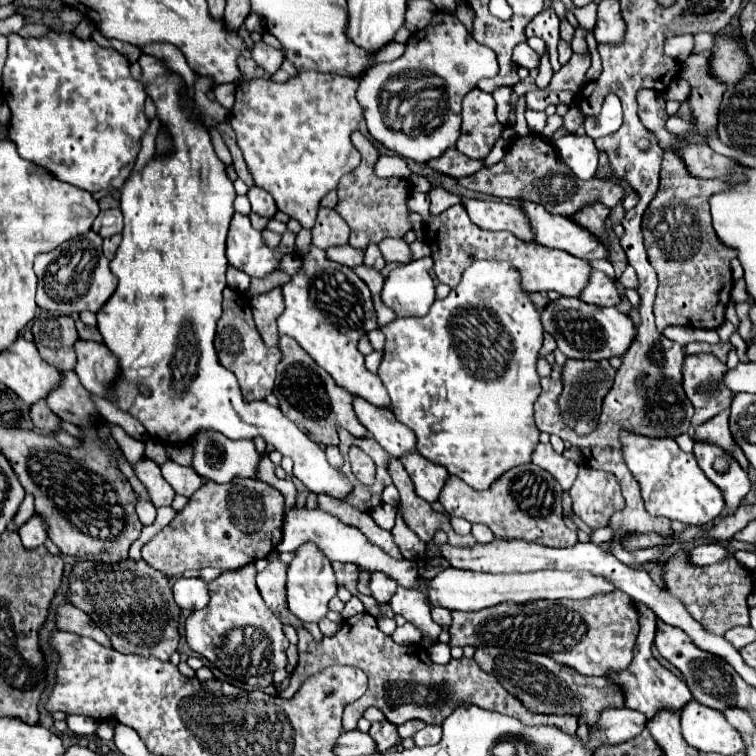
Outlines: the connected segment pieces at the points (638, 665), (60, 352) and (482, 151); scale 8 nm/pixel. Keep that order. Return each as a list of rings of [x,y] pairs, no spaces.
[[[638,604],[640,612],[640,634],[638,634],[638,644],[636,644],[636,654],[632,660],[632,666],[624,672],[610,672],[608,678],[616,680],[620,688],[624,688],[626,694],[626,708],[638,710],[646,716],[646,720],[652,720],[660,710],[670,710],[670,712],[680,712],[684,704],[692,700],[692,692],[688,690],[686,682],[674,676],[668,668],[664,668],[654,656],[652,656],[652,642],[654,642],[654,632],[656,632],[656,614],[652,610],[646,610],[642,604]]]
[[[38,316],[32,322],[34,344],[40,356],[56,366],[58,370],[74,370],[76,366],[76,352],[74,344],[78,342],[78,332],[74,320],[70,316]]]
[[[474,88],[462,102],[462,136],[456,148],[468,158],[482,160],[490,154],[504,126],[496,118],[496,104],[492,94]]]

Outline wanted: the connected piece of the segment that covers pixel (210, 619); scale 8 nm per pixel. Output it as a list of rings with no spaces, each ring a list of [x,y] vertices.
[[[252,564],[238,572],[224,572],[212,580],[208,606],[192,612],[184,628],[188,646],[194,652],[208,658],[228,678],[252,688],[270,686],[272,672],[286,668],[286,648],[290,642],[282,632],[278,616],[264,604],[256,588],[256,570]]]

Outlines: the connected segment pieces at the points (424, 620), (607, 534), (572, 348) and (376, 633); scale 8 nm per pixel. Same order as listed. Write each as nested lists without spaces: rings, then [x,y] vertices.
[[[398,588],[388,606],[394,610],[394,614],[400,614],[408,622],[422,628],[424,636],[430,636],[432,640],[438,638],[442,628],[432,620],[430,608],[428,604],[424,604],[424,592],[420,592],[420,588],[416,592],[408,592],[408,588]]]
[[[606,526],[606,528],[598,528],[598,530],[594,530],[594,532],[590,534],[590,538],[592,538],[594,544],[604,544],[604,542],[610,542],[610,540],[614,538],[614,534],[616,534],[616,532],[614,532],[612,528]]]
[[[558,298],[556,302],[550,302],[540,316],[544,330],[554,336],[558,350],[562,350],[568,358],[604,360],[612,356],[624,356],[638,334],[634,322],[616,308],[596,308],[572,298]]]
[[[368,612],[356,614],[350,620],[356,620],[356,624],[346,622],[340,626],[340,630],[334,636],[322,638],[320,642],[316,642],[312,638],[312,634],[306,632],[304,628],[296,628],[298,638],[300,638],[300,642],[298,642],[300,662],[294,668],[294,674],[290,678],[288,688],[276,690],[280,696],[290,698],[292,692],[298,690],[300,684],[308,676],[324,670],[326,666],[348,664],[348,666],[356,666],[356,668],[364,670],[364,674],[368,676],[368,690],[360,700],[348,704],[348,708],[344,710],[342,726],[346,732],[354,730],[358,726],[358,720],[362,718],[362,714],[370,706],[376,706],[378,710],[388,712],[388,720],[392,724],[404,724],[412,718],[422,720],[426,724],[442,724],[460,704],[474,704],[478,708],[496,710],[500,714],[514,716],[522,724],[556,724],[564,732],[576,734],[576,728],[578,728],[576,716],[556,716],[556,714],[534,714],[534,712],[530,712],[516,696],[508,694],[500,686],[496,676],[484,672],[476,664],[476,660],[472,660],[472,658],[454,660],[452,658],[450,664],[440,666],[440,664],[434,664],[430,660],[430,656],[426,654],[426,650],[420,644],[412,644],[412,646],[396,644],[390,636],[386,636],[384,632],[378,630],[376,620]]]

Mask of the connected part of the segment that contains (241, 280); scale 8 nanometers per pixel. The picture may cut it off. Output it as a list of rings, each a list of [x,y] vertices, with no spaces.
[[[230,266],[228,272],[226,272],[226,276],[228,276],[228,286],[230,286],[232,290],[236,290],[236,292],[246,292],[246,290],[248,290],[250,276],[244,274],[242,270],[236,270],[236,268]]]

